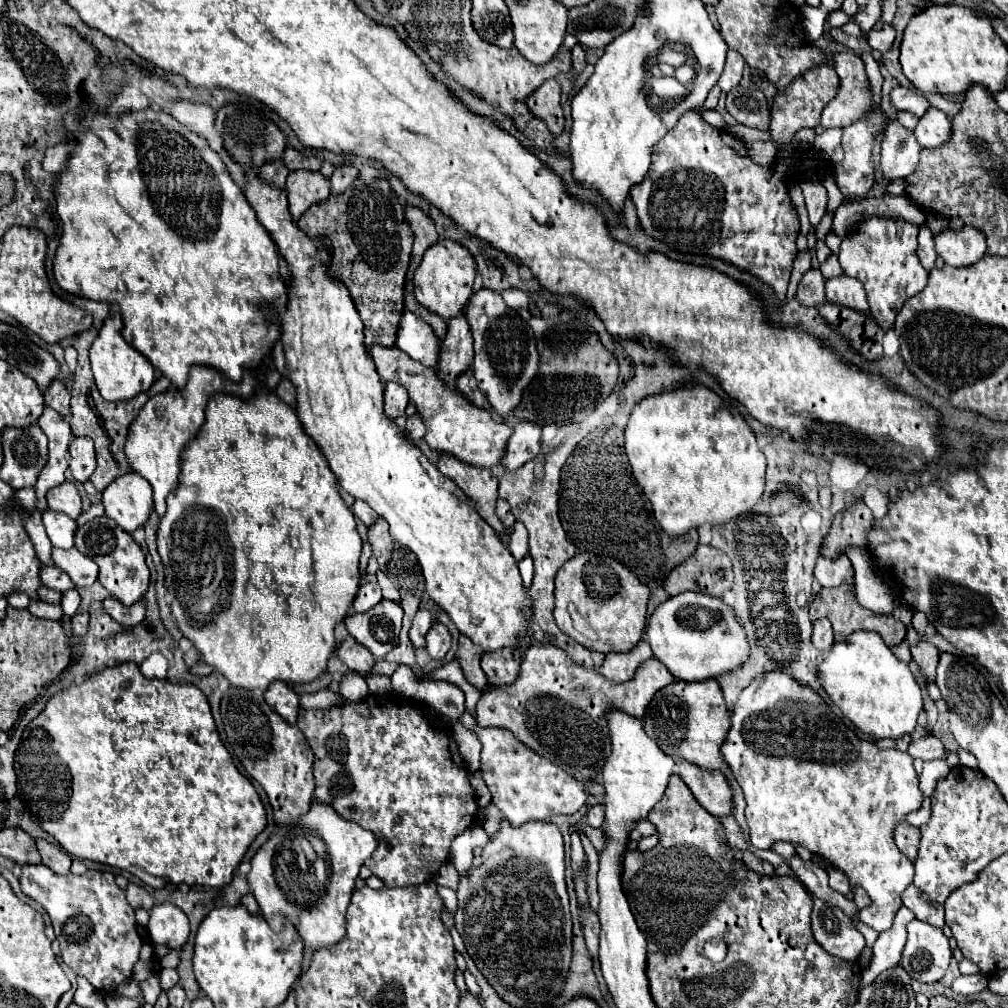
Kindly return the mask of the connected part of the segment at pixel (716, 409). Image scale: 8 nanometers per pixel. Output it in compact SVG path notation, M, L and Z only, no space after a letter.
M695 386L695 388L677 388L677 390L669 390L669 392L659 392L659 394L653 394L653 396L647 396L643 398L631 412L631 418L627 422L627 428L625 428L625 450L627 450L627 456L629 456L629 462L631 462L631 468L633 468L633 474L637 478L637 482L643 486L647 498L651 498L651 504L653 504L653 510L655 510L655 518L657 522L663 526L663 530L667 530L669 534L685 534L689 528L699 528L703 524L711 524L711 526L717 526L717 524L725 524L729 522L731 518L739 516L739 514L745 514L747 510L751 510L761 494L763 494L763 484L765 484L765 456L763 452L759 450L757 442L755 442L755 434L753 430L747 426L747 422L741 418L741 416L733 416L725 406L723 406L723 400L709 388L705 386Z

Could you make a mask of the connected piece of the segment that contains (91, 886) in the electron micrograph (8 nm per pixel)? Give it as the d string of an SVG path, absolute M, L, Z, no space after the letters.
M25 864L19 880L23 894L47 910L61 944L61 958L75 974L87 978L103 994L113 992L117 984L131 978L143 942L137 934L135 912L125 898L125 890L115 884L111 872L89 870L83 876L59 876L45 864Z

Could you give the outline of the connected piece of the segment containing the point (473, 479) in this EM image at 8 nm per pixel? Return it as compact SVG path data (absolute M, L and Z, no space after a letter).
M439 452L437 468L471 498L481 518L485 518L485 522L491 524L491 528L495 528L495 532L503 538L503 542L507 542L509 540L507 530L503 530L503 524L499 522L495 514L495 502L499 498L497 496L497 486L499 486L497 476L489 468L469 466L445 452Z

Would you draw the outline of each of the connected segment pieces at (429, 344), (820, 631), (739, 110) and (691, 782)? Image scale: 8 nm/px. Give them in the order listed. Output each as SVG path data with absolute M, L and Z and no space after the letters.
M405 310L397 334L397 348L407 352L413 360L421 362L423 366L435 366L439 356L439 346L441 340L435 336L433 328L417 314Z
M821 618L821 620L813 622L813 644L821 652L831 650L831 646L833 646L833 630L831 630L831 622L827 622L827 618Z
M735 86L733 90L727 92L725 100L727 112L743 126L759 128L759 130L769 130L769 108L763 92L755 86Z
M677 760L675 774L681 776L681 780L687 784L687 788L693 792L695 800L705 806L713 816L727 816L733 808L733 792L725 776L717 770L703 770L687 760Z

